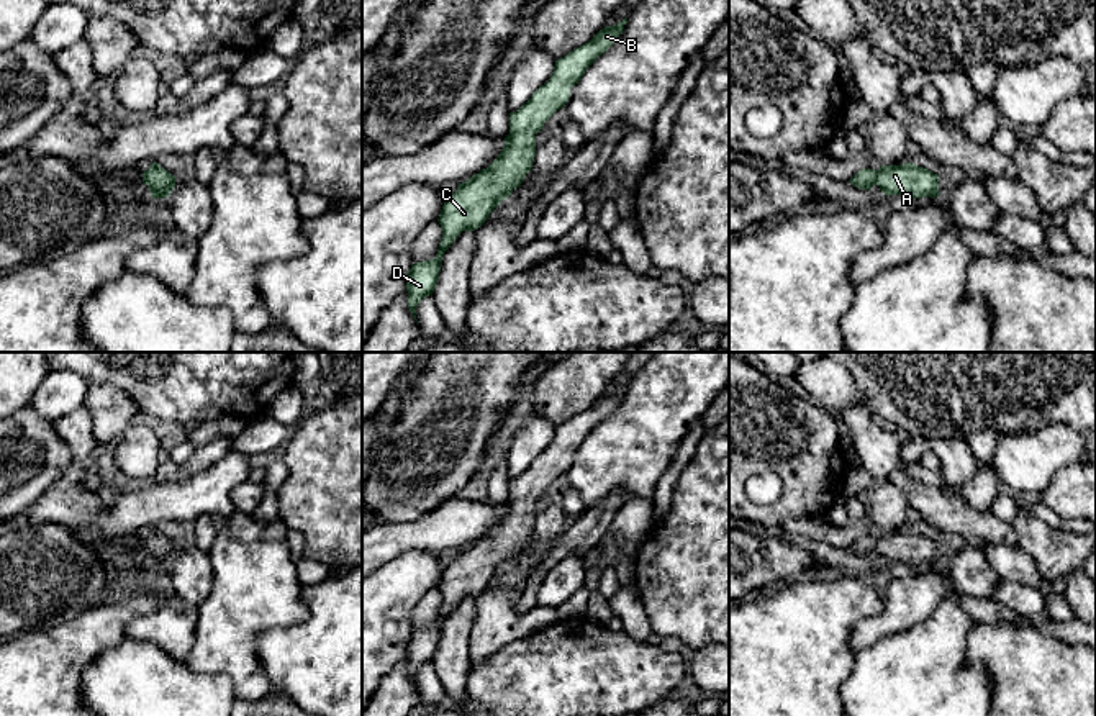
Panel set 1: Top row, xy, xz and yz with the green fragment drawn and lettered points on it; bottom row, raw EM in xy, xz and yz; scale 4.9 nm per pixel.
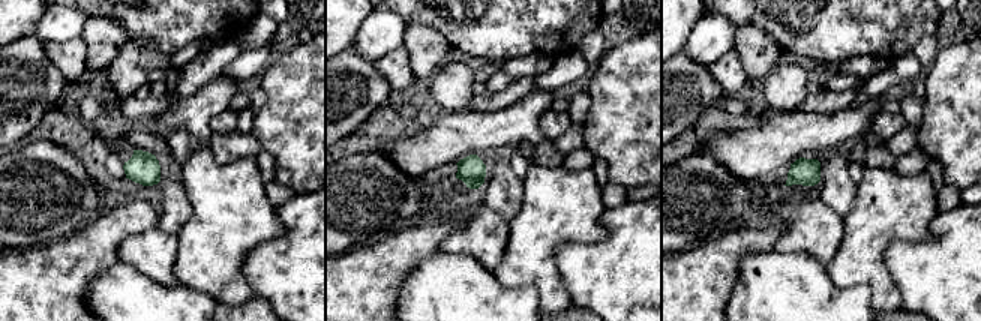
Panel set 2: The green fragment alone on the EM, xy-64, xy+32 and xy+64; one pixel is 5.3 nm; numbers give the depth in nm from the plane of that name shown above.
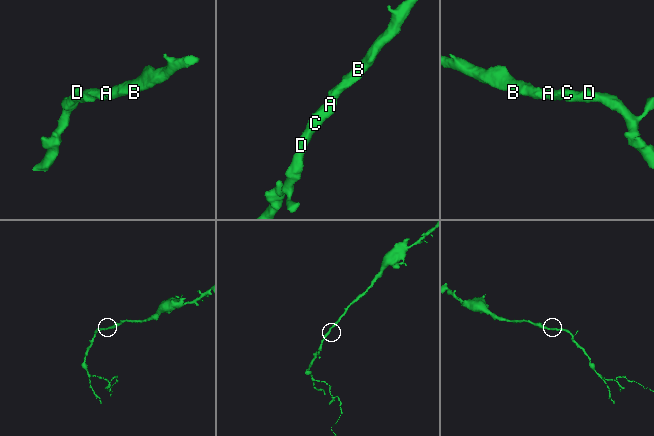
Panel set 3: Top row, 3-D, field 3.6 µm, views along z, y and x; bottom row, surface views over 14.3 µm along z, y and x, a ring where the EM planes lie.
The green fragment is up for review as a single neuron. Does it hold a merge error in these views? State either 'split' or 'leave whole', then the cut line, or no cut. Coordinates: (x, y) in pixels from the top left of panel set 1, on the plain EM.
leave whole; cut none

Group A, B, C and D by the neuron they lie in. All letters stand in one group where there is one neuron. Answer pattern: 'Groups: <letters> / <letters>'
Groups: A B C D

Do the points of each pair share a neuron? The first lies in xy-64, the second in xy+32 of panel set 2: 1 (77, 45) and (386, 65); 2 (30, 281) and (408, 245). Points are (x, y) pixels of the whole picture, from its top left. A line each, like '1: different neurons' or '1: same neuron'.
1: same neuron
2: same neuron

